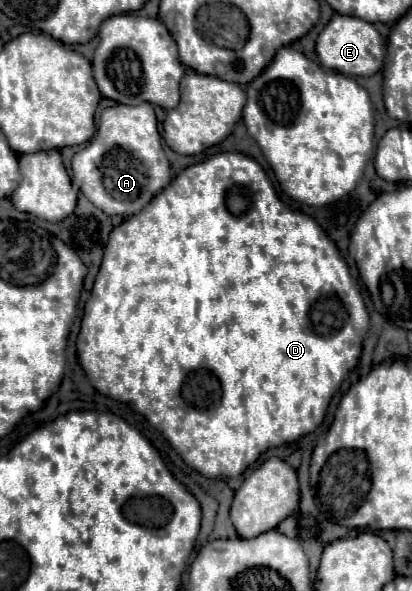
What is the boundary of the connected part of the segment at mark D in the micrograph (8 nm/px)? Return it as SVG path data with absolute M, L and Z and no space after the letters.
M218 153L180 171L176 179L166 189L162 189L140 213L128 217L122 225L112 229L92 295L84 305L76 349L82 369L100 393L110 399L128 403L136 413L142 413L148 423L168 439L172 449L184 459L188 467L196 469L204 477L218 479L238 477L266 449L294 443L302 435L312 433L322 423L326 407L332 395L338 391L342 379L356 367L366 331L368 313L360 288L324 229L306 213L286 207L278 199L264 169L252 157L242 153Z

